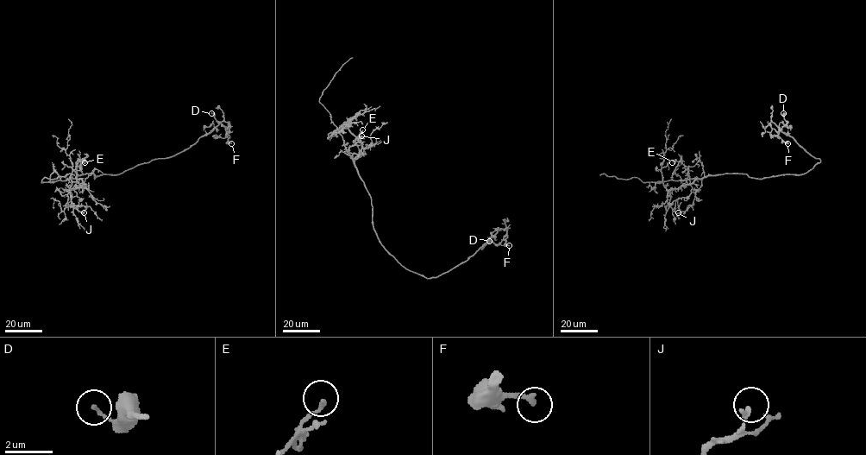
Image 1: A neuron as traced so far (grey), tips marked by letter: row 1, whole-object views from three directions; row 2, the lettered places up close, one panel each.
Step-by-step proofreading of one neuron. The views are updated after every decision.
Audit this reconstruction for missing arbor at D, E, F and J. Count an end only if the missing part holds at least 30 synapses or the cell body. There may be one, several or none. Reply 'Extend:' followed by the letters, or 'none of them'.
Extend: none of them

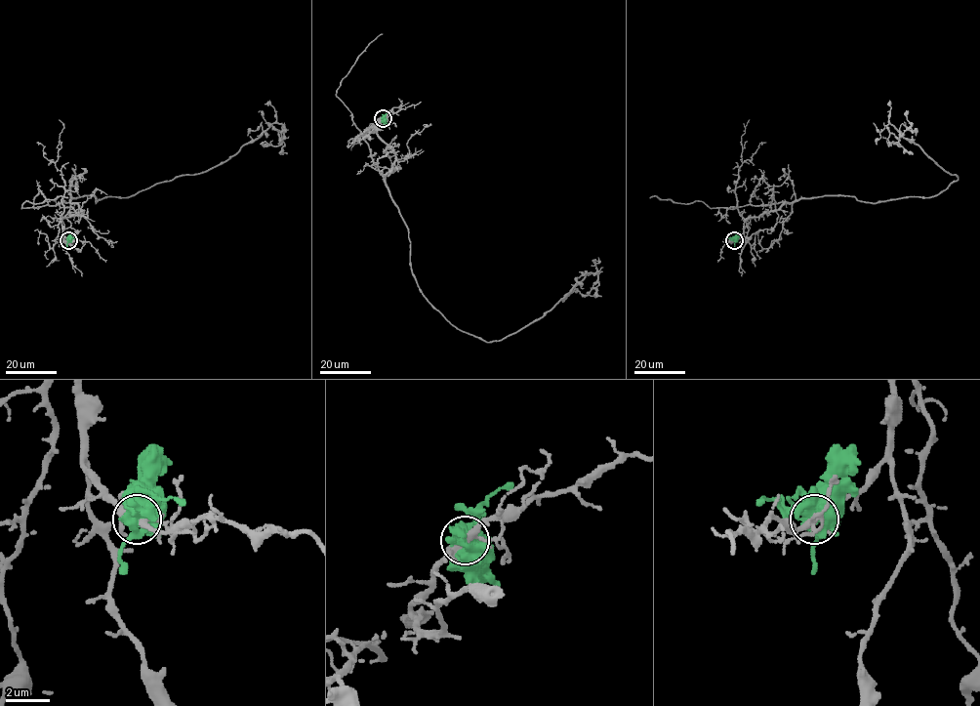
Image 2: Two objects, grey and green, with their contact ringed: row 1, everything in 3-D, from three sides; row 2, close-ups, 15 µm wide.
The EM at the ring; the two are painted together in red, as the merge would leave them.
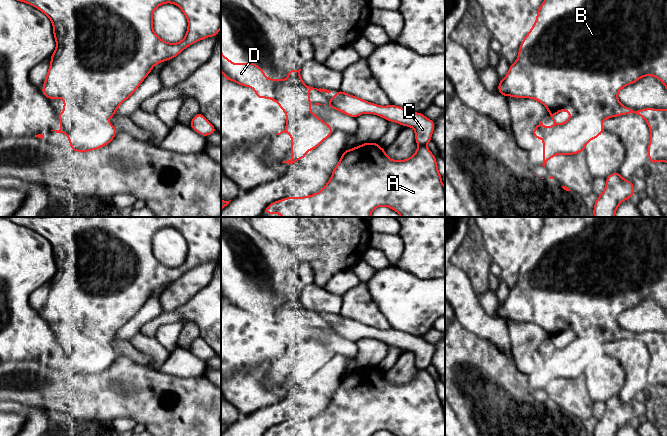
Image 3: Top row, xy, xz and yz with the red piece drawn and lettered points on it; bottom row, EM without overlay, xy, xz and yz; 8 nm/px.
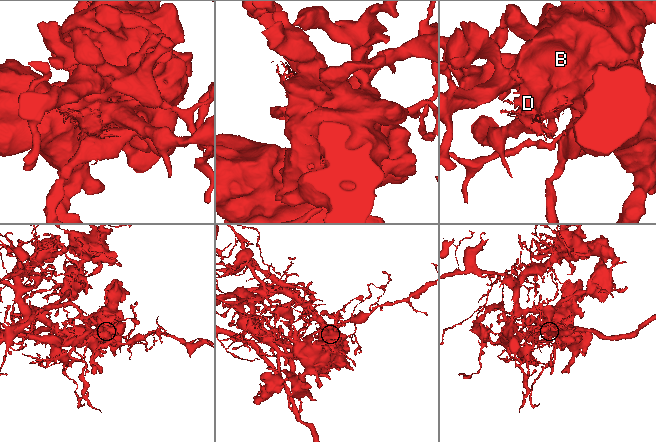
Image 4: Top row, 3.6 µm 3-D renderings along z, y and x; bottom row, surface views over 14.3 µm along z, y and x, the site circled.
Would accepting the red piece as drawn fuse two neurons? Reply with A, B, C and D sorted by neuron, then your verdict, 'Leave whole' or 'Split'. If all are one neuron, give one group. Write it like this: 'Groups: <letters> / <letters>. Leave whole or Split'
Groups: A B D / C. Split

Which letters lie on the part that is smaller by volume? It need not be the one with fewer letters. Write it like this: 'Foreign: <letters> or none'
Foreign: C

